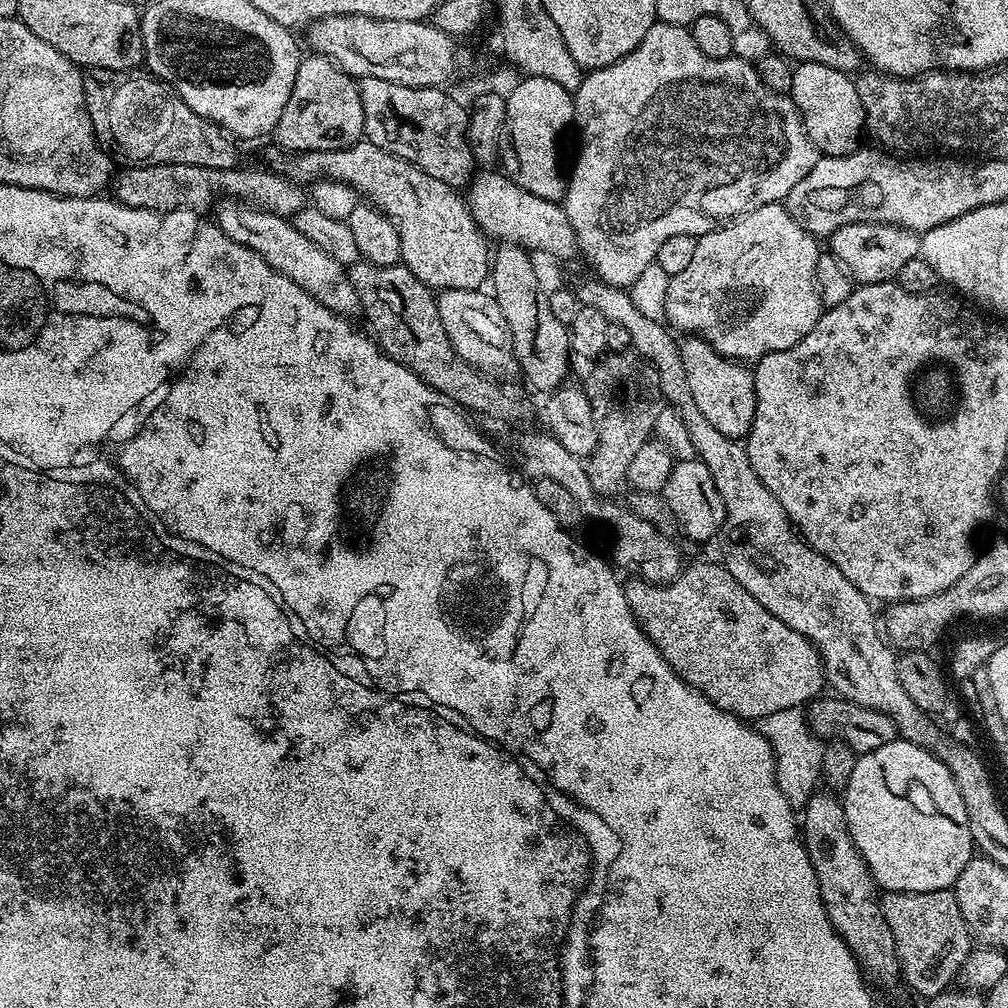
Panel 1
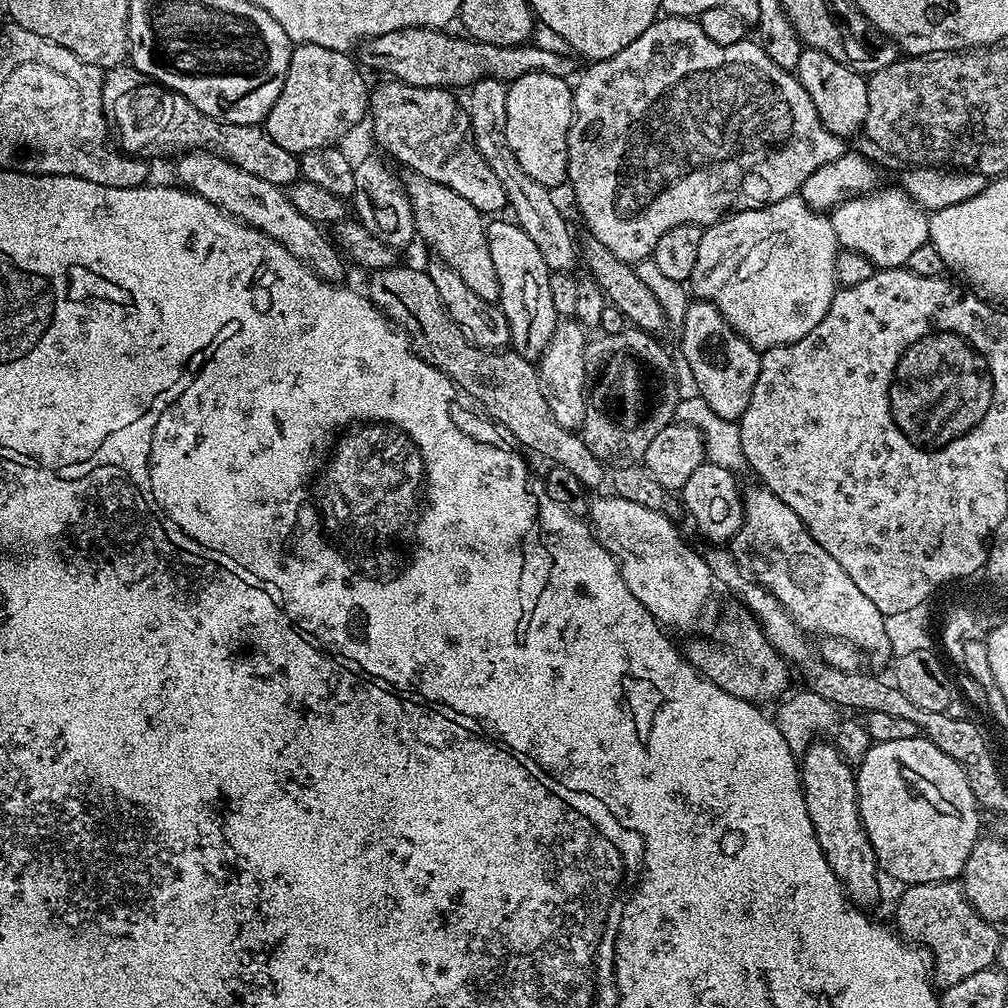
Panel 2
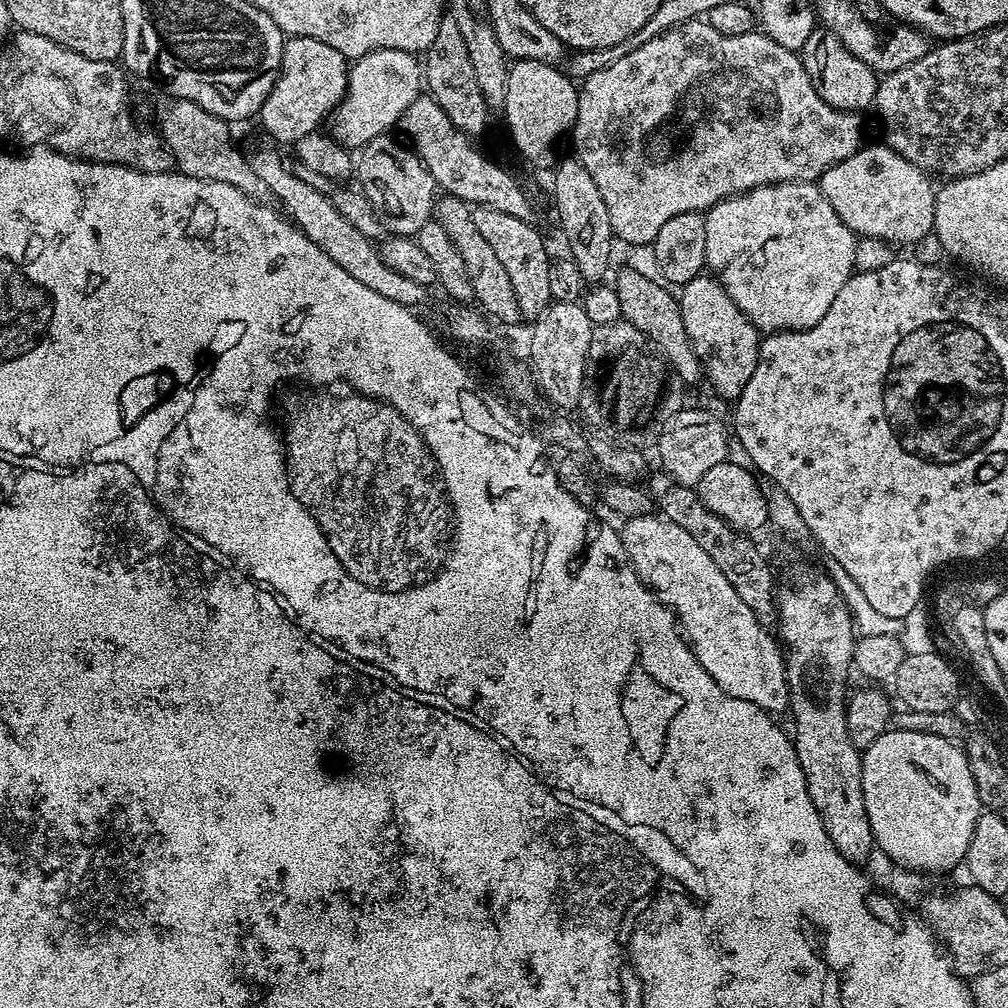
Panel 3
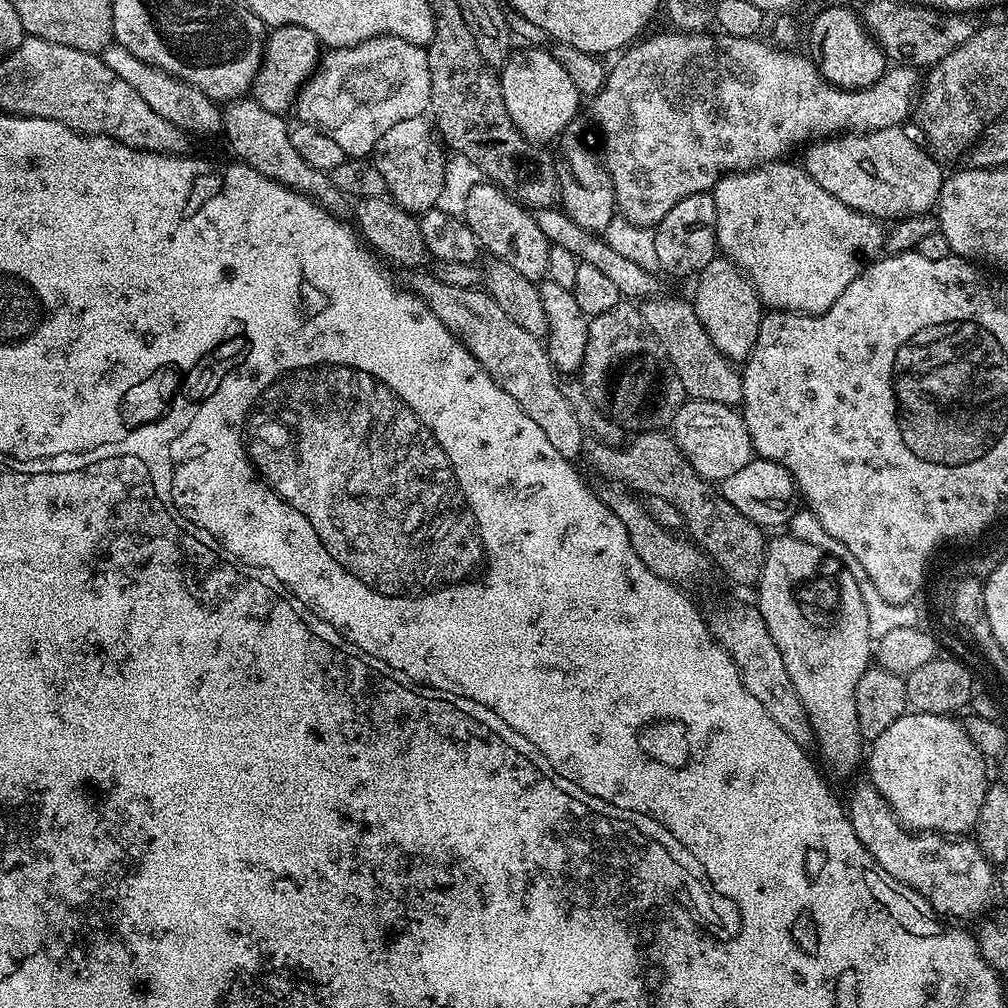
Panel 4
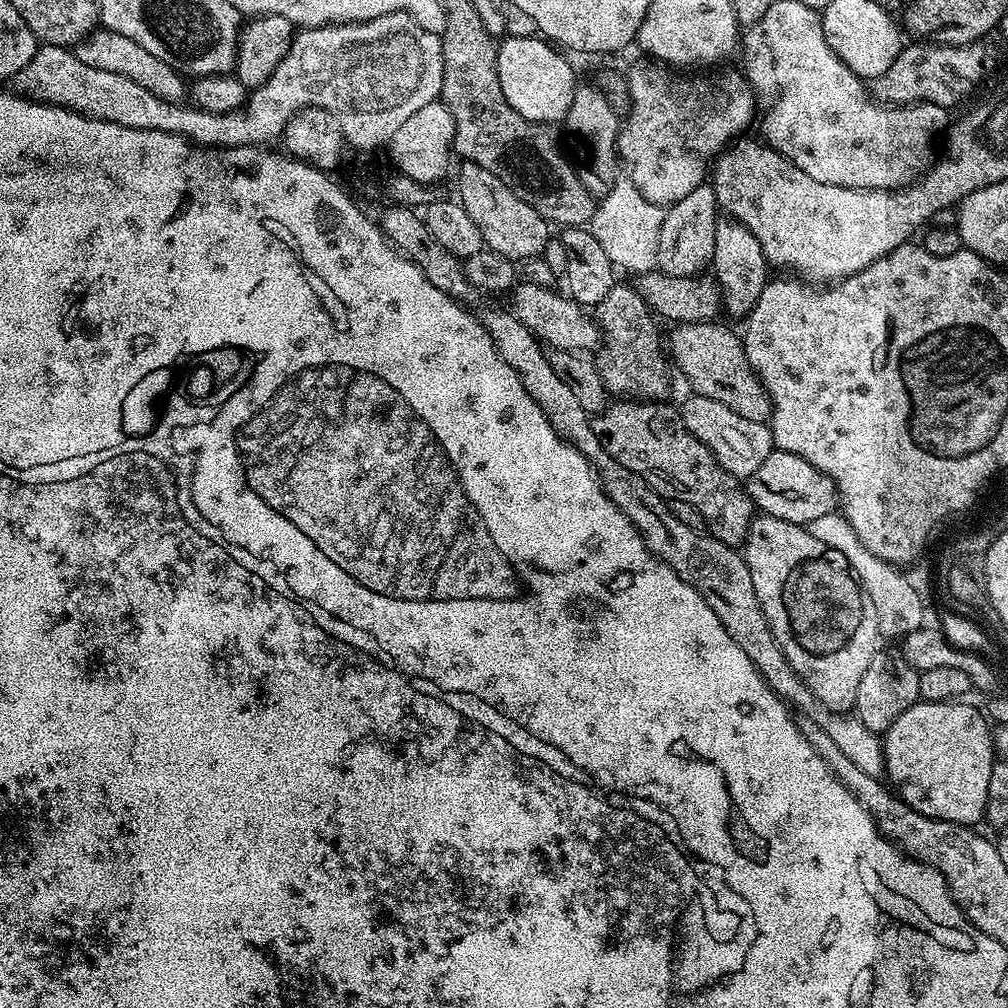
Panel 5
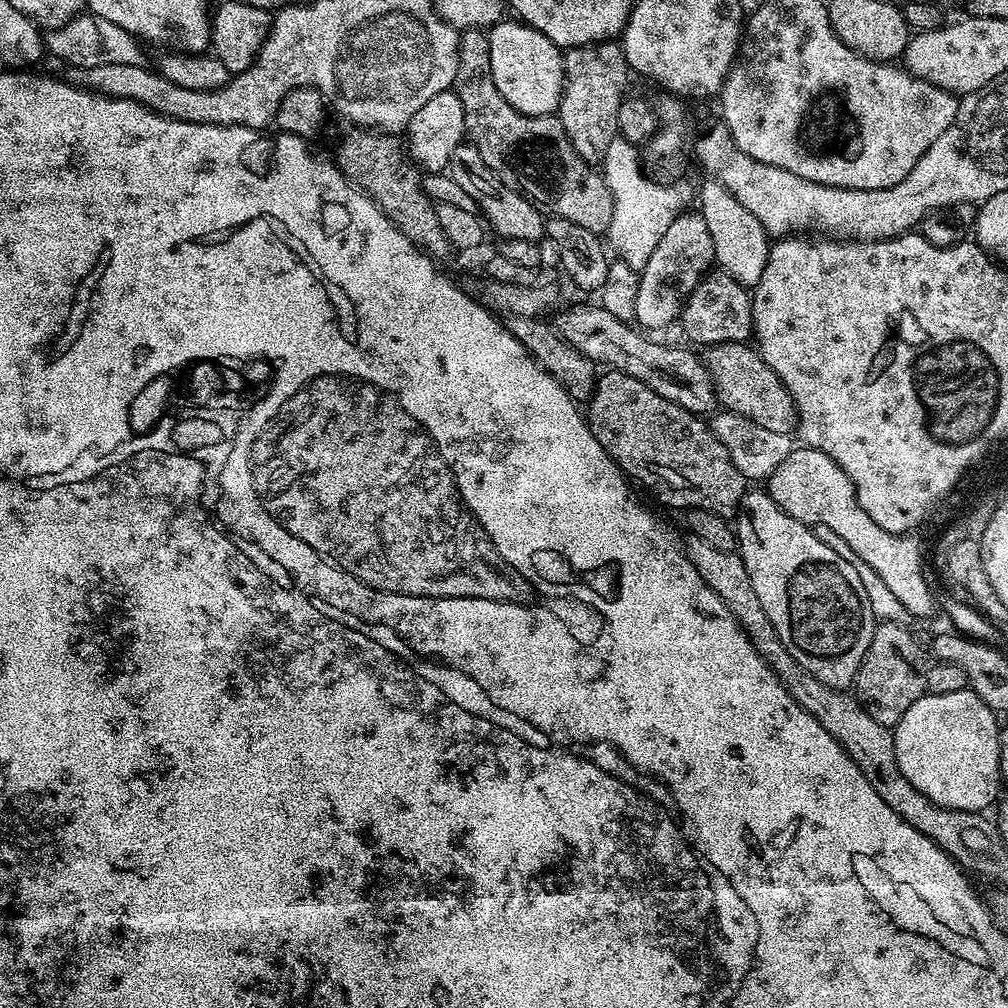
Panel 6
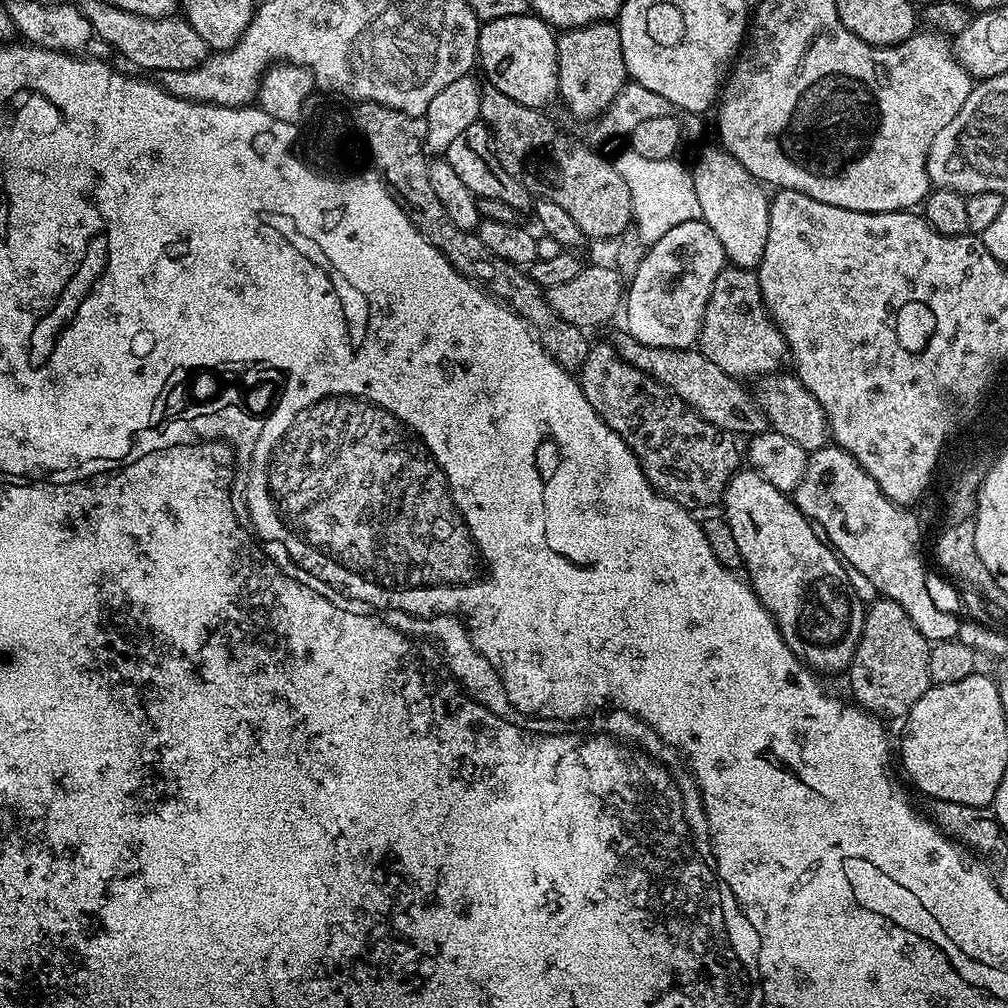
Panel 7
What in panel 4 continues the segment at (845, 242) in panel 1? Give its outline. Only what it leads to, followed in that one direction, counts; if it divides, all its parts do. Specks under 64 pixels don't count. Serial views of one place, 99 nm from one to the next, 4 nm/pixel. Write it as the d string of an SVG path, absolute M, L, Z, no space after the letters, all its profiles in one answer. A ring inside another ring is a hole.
M897 126L817 140L807 145L802 167L826 194L834 194L847 208L875 216L881 222L923 216L937 207L946 172L940 169L941 161L935 160L915 135L907 136L903 130Z

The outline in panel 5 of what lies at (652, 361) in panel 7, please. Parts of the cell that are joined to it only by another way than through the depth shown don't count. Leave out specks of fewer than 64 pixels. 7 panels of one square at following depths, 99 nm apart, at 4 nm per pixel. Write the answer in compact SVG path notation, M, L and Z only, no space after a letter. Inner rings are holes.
M520 282L510 292L512 305L510 311L513 316L530 330L532 335L548 348L557 348L563 352L588 354L592 347L599 345L602 340L601 328L597 321L587 316L585 309L567 295L559 296L556 290L544 288L540 284Z

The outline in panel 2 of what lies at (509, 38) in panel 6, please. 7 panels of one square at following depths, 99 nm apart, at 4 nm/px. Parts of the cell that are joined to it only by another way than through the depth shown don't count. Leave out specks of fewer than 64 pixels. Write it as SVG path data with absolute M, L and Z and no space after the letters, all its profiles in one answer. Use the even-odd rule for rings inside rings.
M522 74L508 84L506 94L506 142L516 152L518 166L550 190L568 179L568 131L572 125L573 85L554 74Z

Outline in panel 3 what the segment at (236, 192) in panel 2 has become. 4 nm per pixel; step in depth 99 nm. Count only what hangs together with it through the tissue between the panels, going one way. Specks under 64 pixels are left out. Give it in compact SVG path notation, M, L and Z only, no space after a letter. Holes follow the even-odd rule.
M167 94L161 95L156 104L156 116L160 119L158 135L170 150L175 167L190 178L202 178L210 182L226 182L238 190L249 194L261 191L258 174L250 170L250 162L245 153L236 149L232 141L229 121L220 120L214 114L202 110L189 100L178 100Z

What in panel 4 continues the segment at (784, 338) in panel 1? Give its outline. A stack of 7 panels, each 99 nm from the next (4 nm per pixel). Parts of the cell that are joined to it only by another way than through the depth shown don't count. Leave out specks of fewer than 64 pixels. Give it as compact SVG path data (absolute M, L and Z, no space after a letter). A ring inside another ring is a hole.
M792 162L759 164L758 167L750 168L747 172L734 172L720 177L720 181L711 191L716 207L716 243L719 251L732 263L737 264L741 272L751 280L754 290L760 296L760 303L765 309L819 314L825 312L830 306L834 306L834 302L842 294L842 290L846 290L846 286L850 286L850 282L854 282L854 278L858 278L858 274L864 271L866 267L864 248L883 249L886 228L875 216L867 216L865 212L847 208L845 204L838 202L838 198L834 198L834 194L826 194L826 190L822 190L822 186L818 186L818 182L814 182L814 178L810 178L810 174L804 171L799 163L788 163Z

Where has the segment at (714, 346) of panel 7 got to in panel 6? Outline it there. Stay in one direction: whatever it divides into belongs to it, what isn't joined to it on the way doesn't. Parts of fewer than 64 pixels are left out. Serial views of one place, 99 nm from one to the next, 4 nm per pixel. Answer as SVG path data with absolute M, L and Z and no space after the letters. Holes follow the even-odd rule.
M719 270L709 271L684 301L684 310L680 313L678 324L684 327L693 345L711 346L730 342L743 344L752 336L752 297L749 289L734 282L730 274Z

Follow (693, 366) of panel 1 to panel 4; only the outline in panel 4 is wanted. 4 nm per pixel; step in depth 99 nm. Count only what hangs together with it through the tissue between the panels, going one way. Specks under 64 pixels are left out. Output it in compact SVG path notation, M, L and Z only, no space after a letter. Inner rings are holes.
M717 254L695 277L696 293L690 296L692 309L698 316L698 322L710 334L710 342L733 362L743 362L754 350L758 338L762 305L760 296L754 290L751 280L741 272L737 264Z

